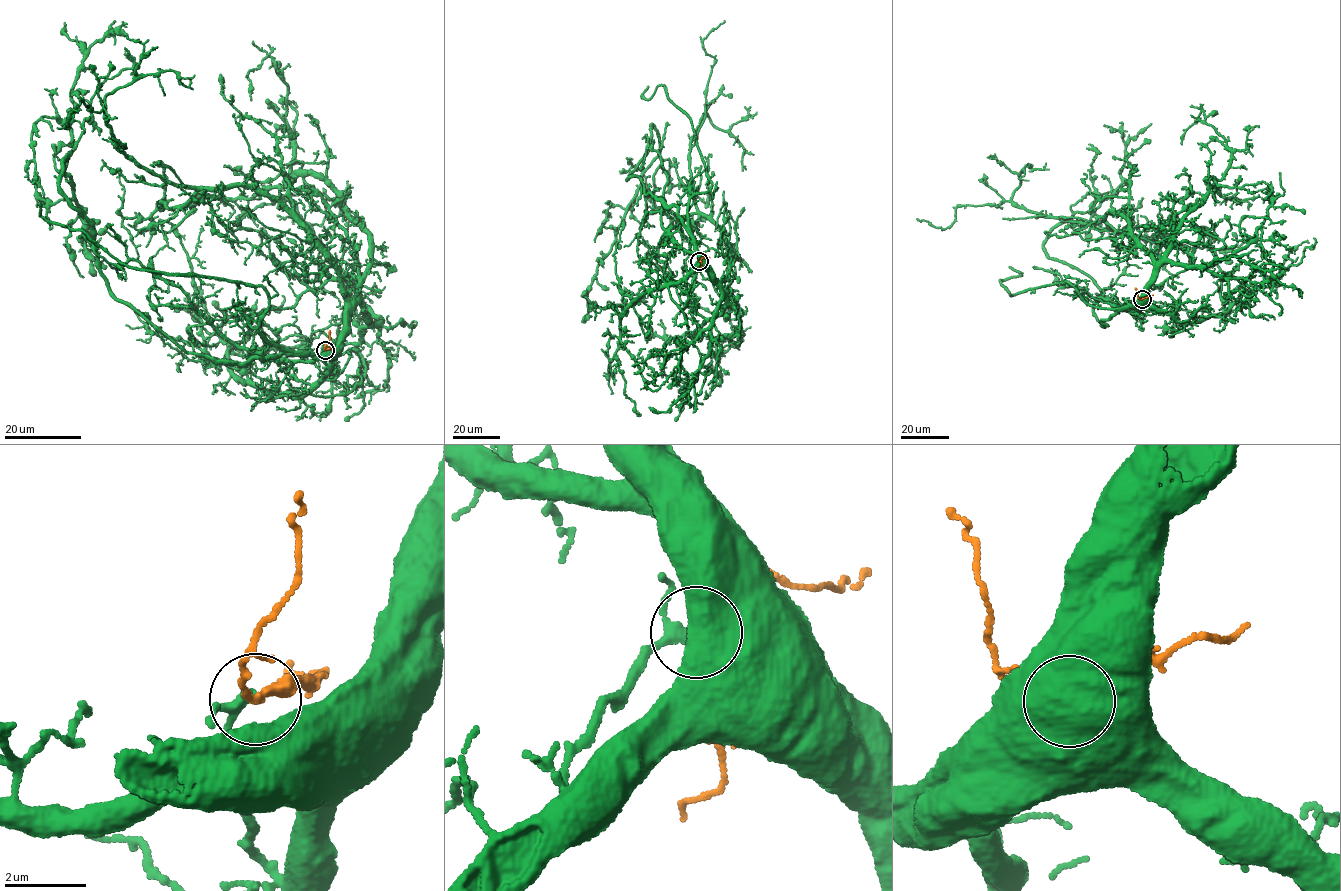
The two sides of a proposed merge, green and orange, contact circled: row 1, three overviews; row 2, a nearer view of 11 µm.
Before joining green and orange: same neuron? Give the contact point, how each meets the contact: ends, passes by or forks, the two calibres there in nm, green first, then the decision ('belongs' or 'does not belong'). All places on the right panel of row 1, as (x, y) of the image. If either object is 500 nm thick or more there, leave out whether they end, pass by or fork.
place (1142, 299); green passes by; orange passes by; calibres 220 and 280 nm; does not belong

